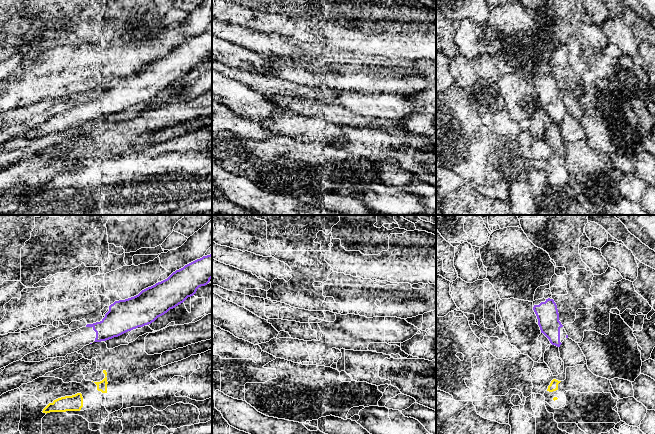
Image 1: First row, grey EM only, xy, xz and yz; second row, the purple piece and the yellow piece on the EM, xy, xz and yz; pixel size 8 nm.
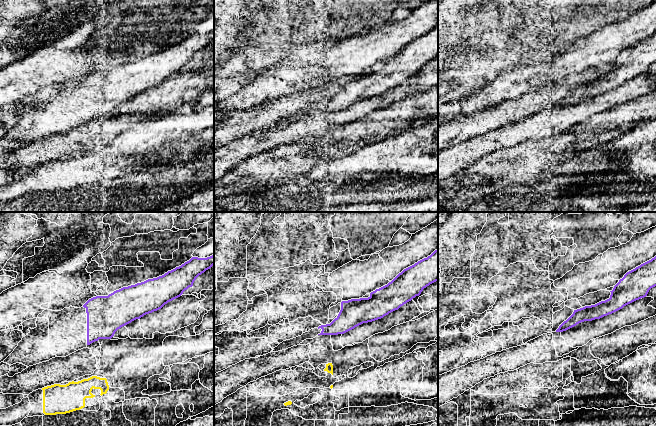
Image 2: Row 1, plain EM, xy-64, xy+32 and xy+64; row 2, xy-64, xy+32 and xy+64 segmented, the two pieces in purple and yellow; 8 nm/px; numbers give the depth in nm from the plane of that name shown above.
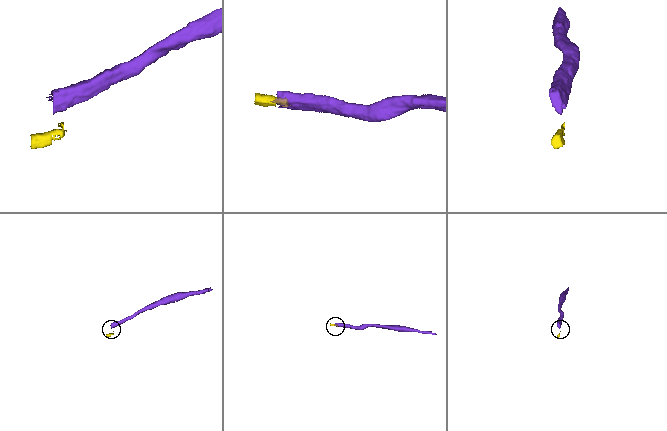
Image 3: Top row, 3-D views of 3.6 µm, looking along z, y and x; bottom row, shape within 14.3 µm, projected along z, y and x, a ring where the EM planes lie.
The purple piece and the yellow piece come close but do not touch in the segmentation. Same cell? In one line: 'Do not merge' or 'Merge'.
Do not merge

